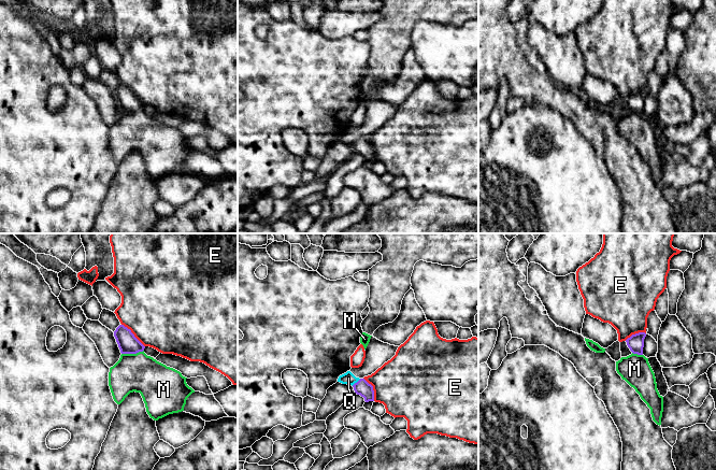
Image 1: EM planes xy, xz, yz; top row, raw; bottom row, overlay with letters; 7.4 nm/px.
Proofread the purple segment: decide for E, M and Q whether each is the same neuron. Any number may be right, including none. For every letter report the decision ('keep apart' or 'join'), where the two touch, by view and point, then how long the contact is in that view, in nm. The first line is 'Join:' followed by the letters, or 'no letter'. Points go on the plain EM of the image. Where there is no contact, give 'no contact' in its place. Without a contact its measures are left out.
Join: M, Q
E: keep apart | xy (133, 94) | 240 nm
M: join | xy (132, 112) | 170 nm
Q: join | xz (357, 141) | 90 nm

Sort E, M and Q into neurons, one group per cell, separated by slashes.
E / M Q

